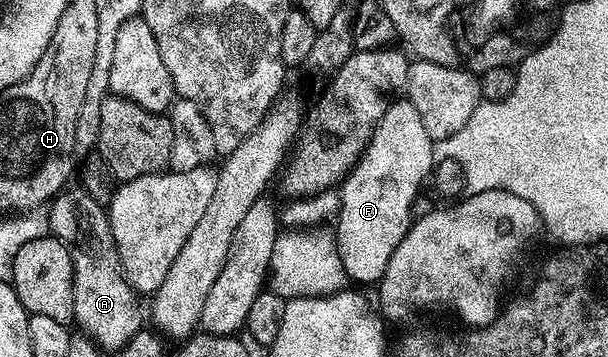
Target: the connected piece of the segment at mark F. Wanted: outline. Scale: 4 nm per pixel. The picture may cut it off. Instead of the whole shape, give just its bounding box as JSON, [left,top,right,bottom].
[333,100,436,284]

